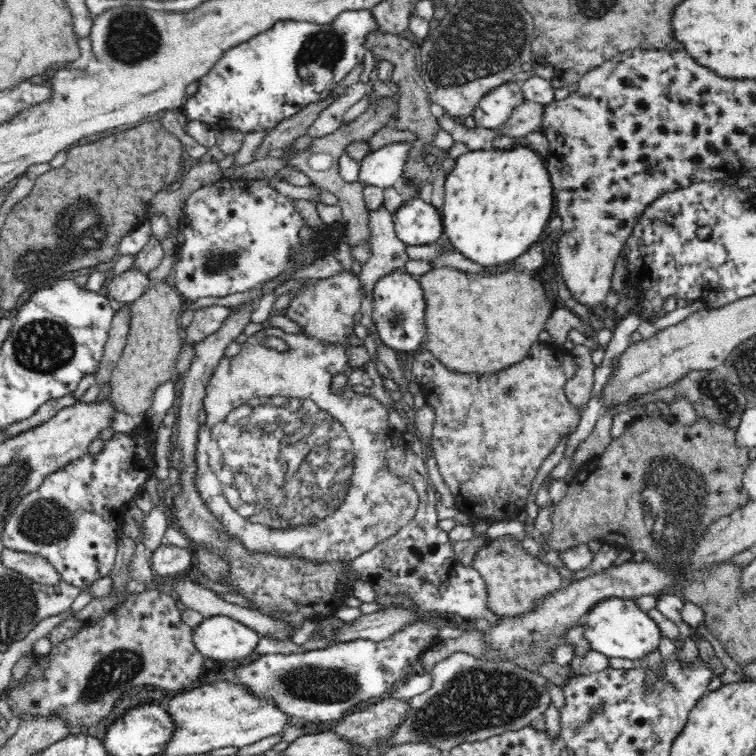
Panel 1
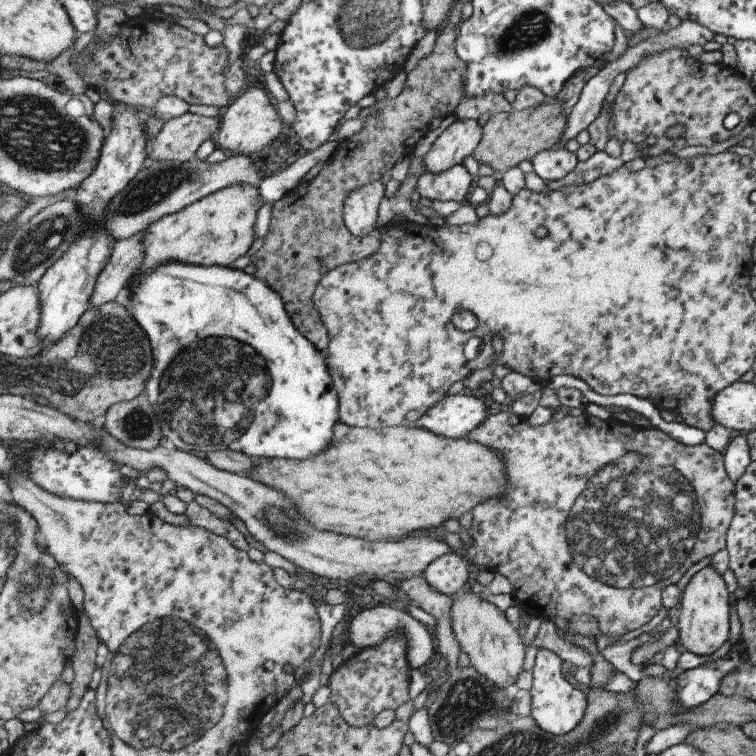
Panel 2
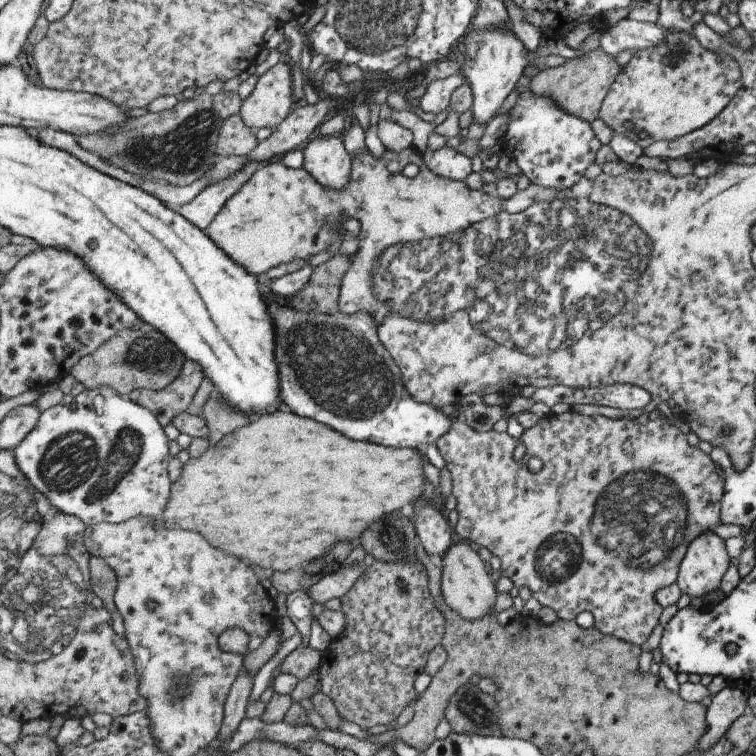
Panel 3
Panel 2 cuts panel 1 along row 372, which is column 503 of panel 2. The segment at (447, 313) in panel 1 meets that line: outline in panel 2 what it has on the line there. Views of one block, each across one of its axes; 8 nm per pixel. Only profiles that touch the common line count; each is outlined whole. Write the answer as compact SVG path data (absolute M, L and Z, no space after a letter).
M341 420L335 426L335 444L327 452L307 460L259 458L247 476L261 484L271 484L275 490L287 492L287 496L295 500L301 516L305 516L315 528L369 542L405 540L417 530L437 528L447 518L459 518L477 502L487 500L493 494L503 494L505 484L501 456L477 442L469 442L467 438L443 438L419 428L355 428Z

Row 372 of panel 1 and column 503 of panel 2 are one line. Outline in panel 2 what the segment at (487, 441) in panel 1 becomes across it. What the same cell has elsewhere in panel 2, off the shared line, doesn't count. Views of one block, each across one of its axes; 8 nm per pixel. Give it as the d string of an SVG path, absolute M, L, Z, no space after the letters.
M503 408L501 412L497 412L497 414L489 414L489 416L483 420L483 424L481 424L479 428L475 428L471 434L467 434L465 438L467 438L469 442L477 442L477 444L481 444L481 446L485 446L485 448L489 448L489 450L493 450L493 452L499 452L499 456L503 456L503 462L505 462L505 470L503 470L503 472L505 472L505 478L507 478L505 494L499 496L497 502L495 502L495 498L483 500L483 504L479 504L479 508L475 508L475 512L471 512L471 514L473 514L473 520L471 520L471 526L469 526L467 532L469 532L469 536L471 536L473 542L471 542L471 546L465 546L465 544L463 544L465 560L469 560L469 564L473 564L473 566L477 566L477 568L485 568L485 570L489 570L489 572L493 572L493 574L497 574L497 572L503 574L503 576L511 582L511 586L513 586L513 588L511 588L511 594L513 594L517 606L521 606L523 614L527 614L527 616L539 616L541 620L555 620L557 616L561 616L563 620L569 620L571 616L593 616L593 618L599 622L601 634L607 634L607 636L623 636L623 634L627 634L627 632L631 632L631 630L643 626L645 622L649 622L649 620L657 614L657 610L661 608L661 604L659 604L661 592L663 592L667 586L675 586L677 580L687 572L689 566L693 566L693 564L699 562L701 558L713 556L717 550L723 550L723 548L725 548L727 530L729 530L729 524L731 524L731 518L733 518L733 508L735 508L735 482L727 476L725 464L723 464L723 454L717 452L717 450L713 448L711 440L707 440L707 442L703 442L703 444L699 444L699 446L685 446L685 444L673 440L671 436L663 434L661 430L651 428L651 426L647 426L647 424L627 426L627 424L621 424L619 420L615 420L615 418L607 418L607 420L603 422L603 420L597 420L597 418L587 416L587 414L583 414L583 416L579 416L579 418L565 416L565 418L559 420L559 422L547 422L547 424L543 424L543 426L531 428L531 426L527 426L527 420L515 416L513 412L509 412L509 410L505 410L505 408Z

